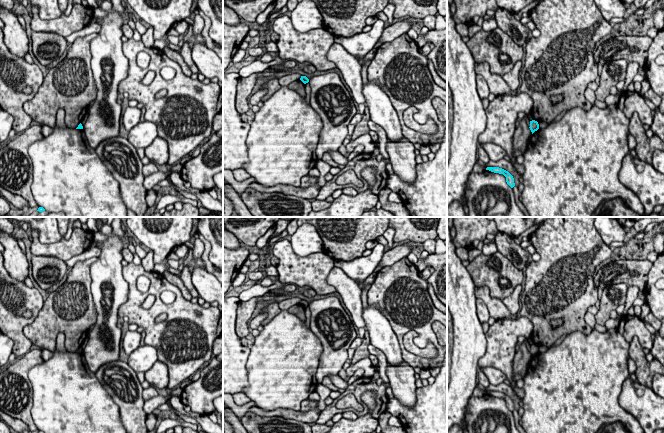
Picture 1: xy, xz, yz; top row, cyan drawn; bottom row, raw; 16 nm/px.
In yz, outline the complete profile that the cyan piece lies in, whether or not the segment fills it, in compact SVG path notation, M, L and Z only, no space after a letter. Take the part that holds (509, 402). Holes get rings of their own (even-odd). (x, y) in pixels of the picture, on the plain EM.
M487 391L486 394L489 394L494 397L503 398L506 401L507 408L513 412L515 410L513 400L506 394L499 392L499 391Z

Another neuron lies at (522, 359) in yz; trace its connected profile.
M525 338L524 342L521 343L520 349L515 353L513 361L513 381L515 382L525 377L532 360L532 356L526 347L527 342L528 338Z

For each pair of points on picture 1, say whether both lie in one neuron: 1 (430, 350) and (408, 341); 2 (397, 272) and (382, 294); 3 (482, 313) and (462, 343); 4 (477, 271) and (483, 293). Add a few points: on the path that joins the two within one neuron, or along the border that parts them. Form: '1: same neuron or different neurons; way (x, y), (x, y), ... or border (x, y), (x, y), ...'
1: same neuron; way (424, 351), (417, 351), (413, 347)
2: same neuron; way (397, 277), (386, 289)
3: different neurons; border (476, 298), (476, 315), (481, 323)
4: different neurons; border (475, 285), (486, 286), (491, 296), (501, 300)

